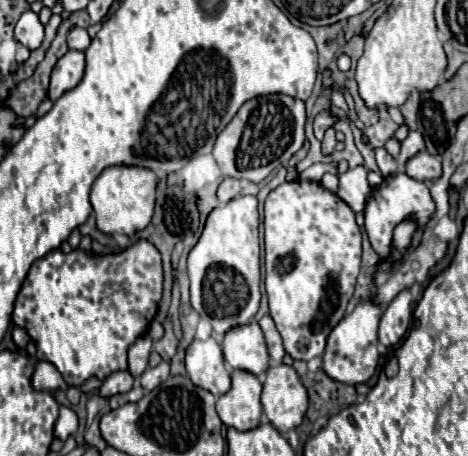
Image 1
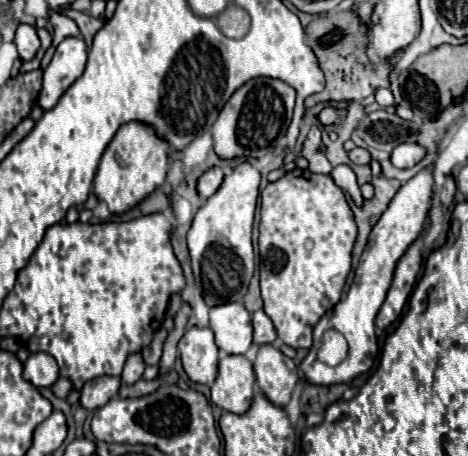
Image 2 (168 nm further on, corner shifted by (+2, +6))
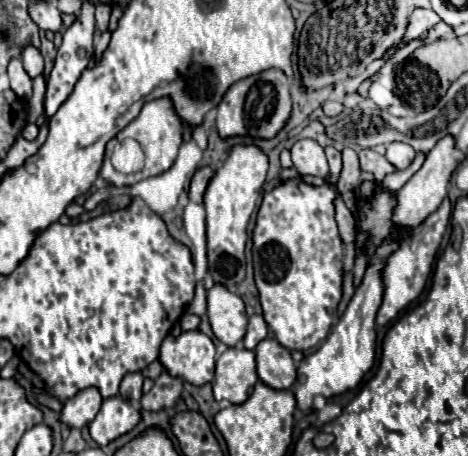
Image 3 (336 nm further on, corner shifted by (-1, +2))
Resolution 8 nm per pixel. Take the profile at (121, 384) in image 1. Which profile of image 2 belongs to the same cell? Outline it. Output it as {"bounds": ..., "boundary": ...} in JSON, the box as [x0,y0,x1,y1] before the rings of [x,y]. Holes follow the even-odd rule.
{"bounds":[81,376,121,410],"boundary":[[[101,376],[101,378],[93,378],[89,382],[85,382],[85,386],[81,388],[81,406],[85,410],[97,410],[103,404],[109,402],[109,398],[113,398],[117,394],[121,386],[121,380],[115,376]]]}

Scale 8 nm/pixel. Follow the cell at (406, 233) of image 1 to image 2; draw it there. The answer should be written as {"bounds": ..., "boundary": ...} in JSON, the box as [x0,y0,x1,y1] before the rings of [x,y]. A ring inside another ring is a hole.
{"bounds":[301,168,433,386],"boundary":[[[423,168],[419,174],[415,174],[411,180],[407,180],[397,194],[393,196],[393,200],[389,202],[387,210],[381,214],[381,218],[377,220],[377,224],[373,226],[367,246],[361,254],[359,266],[355,270],[355,280],[347,292],[345,302],[339,302],[333,310],[329,310],[315,326],[313,330],[313,346],[307,352],[307,356],[301,362],[301,370],[303,376],[309,384],[319,384],[319,386],[331,386],[331,384],[341,384],[341,382],[349,382],[355,376],[367,372],[373,368],[379,346],[377,346],[377,336],[375,336],[375,316],[377,310],[381,308],[385,294],[391,286],[391,278],[395,272],[395,264],[399,262],[399,258],[405,254],[405,250],[409,248],[409,244],[421,234],[425,220],[427,220],[427,212],[429,212],[429,202],[433,196],[433,170],[431,168]],[[325,330],[337,330],[345,336],[345,340],[349,342],[349,356],[339,364],[339,366],[327,366],[325,362],[317,360],[317,352],[321,346],[321,336]]]}

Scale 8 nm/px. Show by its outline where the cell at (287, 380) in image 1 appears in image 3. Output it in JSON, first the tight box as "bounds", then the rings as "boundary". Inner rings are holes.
{"bounds":[254,338,296,390],"boundary":[[[270,338],[262,340],[254,352],[258,378],[274,390],[290,390],[296,380],[296,366],[292,362],[290,350]]]}

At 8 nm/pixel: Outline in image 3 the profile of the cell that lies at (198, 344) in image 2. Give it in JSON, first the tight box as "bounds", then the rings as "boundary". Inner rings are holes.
{"bounds":[160,330,216,386],"boundary":[[[200,330],[182,332],[180,336],[166,336],[160,348],[160,362],[172,374],[202,386],[214,380],[216,346]]]}

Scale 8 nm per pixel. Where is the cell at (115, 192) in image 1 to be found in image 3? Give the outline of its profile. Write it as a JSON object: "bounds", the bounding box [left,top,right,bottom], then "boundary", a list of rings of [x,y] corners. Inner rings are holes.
{"bounds":[100,98,182,188],"boundary":[[[160,98],[160,100],[152,100],[148,104],[144,104],[144,108],[140,110],[140,114],[136,116],[136,120],[132,120],[124,130],[118,132],[118,136],[114,138],[114,142],[108,144],[106,148],[106,156],[104,156],[104,164],[102,164],[102,170],[100,170],[100,176],[104,178],[104,182],[108,186],[114,186],[114,188],[126,188],[126,186],[132,186],[140,180],[146,180],[146,178],[152,178],[152,176],[158,176],[162,172],[166,172],[174,160],[176,160],[176,154],[178,154],[178,148],[182,144],[182,124],[180,124],[180,118],[176,116],[172,104],[168,98]],[[122,138],[134,138],[140,142],[144,154],[146,154],[146,160],[144,160],[144,168],[136,174],[120,174],[112,168],[110,164],[110,154],[112,154],[112,146],[116,140],[122,140]]]}

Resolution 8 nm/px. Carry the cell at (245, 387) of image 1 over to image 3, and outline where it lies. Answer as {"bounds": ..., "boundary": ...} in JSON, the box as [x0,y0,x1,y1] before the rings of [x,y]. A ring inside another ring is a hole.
{"bounds":[212,346,258,404],"boundary":[[[234,346],[216,360],[216,378],[212,386],[214,398],[218,402],[228,400],[230,404],[244,404],[250,398],[256,382],[258,376],[254,352],[242,346]]]}

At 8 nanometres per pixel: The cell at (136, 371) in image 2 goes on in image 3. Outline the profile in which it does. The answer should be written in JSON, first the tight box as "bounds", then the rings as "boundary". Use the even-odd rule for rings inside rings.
{"bounds":[120,372,144,404],"boundary":[[[130,372],[128,376],[124,376],[124,380],[120,384],[120,396],[136,404],[142,396],[142,380],[144,380],[144,376],[140,372]]]}

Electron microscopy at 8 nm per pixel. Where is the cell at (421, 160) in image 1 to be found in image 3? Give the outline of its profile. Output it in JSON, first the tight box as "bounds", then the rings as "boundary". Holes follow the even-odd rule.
{"bounds":[386,142,416,170],"boundary":[[[392,142],[388,144],[388,152],[386,152],[386,160],[396,168],[396,170],[406,170],[412,160],[416,158],[416,152],[412,146],[404,144],[404,142]]]}

